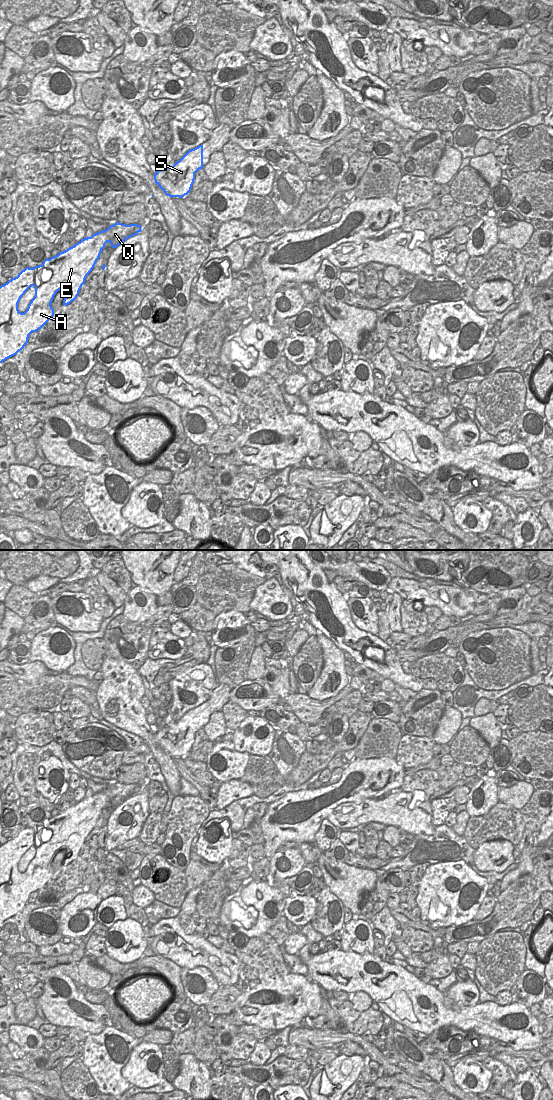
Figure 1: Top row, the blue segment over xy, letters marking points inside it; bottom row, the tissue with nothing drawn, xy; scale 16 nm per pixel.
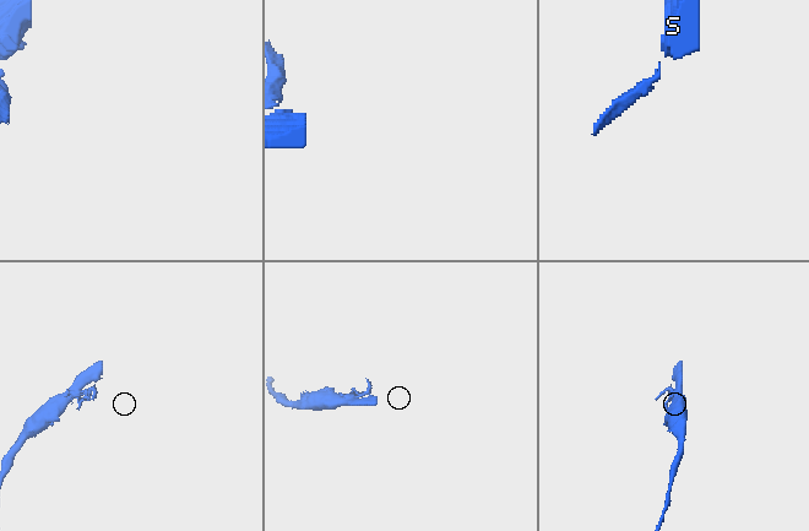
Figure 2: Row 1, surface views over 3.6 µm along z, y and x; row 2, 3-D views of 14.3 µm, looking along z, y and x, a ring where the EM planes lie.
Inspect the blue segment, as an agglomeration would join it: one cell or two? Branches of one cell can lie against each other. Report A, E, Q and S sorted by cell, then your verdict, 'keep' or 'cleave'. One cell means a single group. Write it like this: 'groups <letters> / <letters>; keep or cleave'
groups A E S / Q; cleave

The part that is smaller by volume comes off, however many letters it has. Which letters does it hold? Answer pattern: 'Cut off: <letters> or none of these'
Cut off: Q

